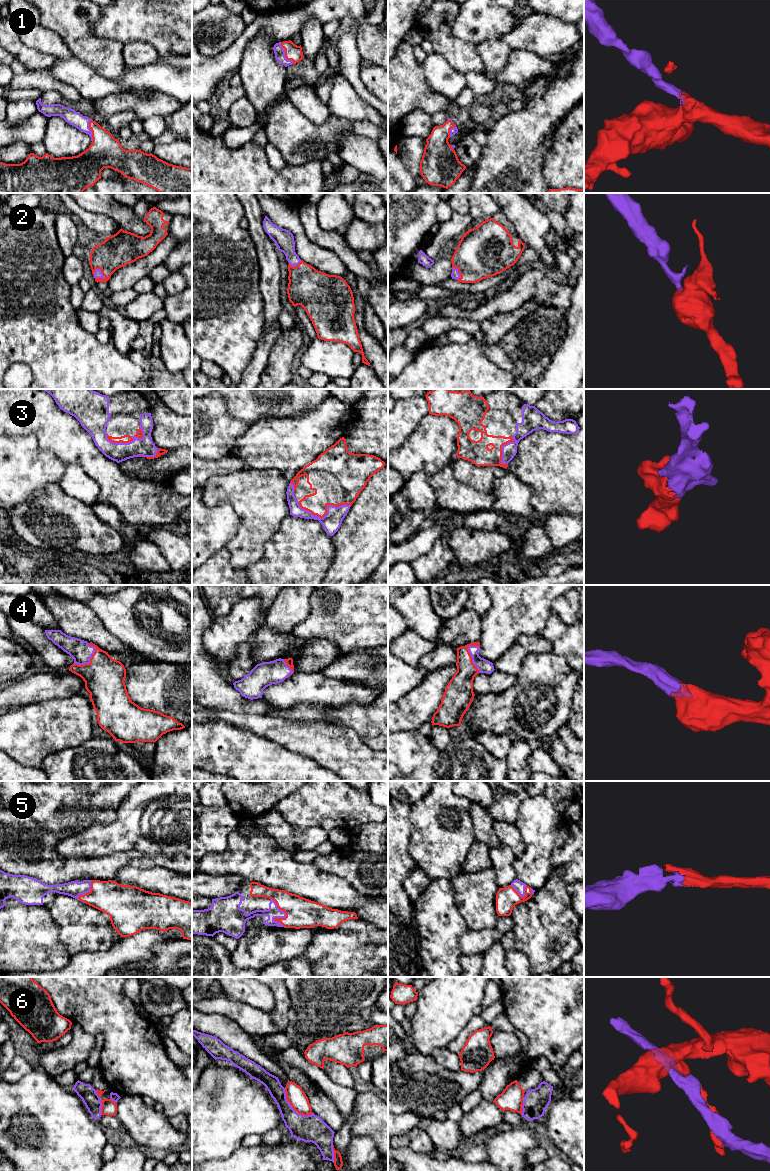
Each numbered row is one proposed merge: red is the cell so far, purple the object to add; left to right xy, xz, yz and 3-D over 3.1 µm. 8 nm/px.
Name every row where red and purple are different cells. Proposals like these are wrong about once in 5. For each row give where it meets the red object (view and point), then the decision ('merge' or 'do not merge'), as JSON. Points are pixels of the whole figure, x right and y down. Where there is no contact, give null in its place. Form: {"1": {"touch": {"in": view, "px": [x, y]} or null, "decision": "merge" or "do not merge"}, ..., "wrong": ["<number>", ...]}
{"1": {"touch": {"in": "xz", "px": [285, 54]}, "decision": "merge"}, "2": {"touch": {"in": "xy", "px": [101, 271]}, "decision": "merge"}, "3": {"touch": {"in": "yz", "px": [501, 448]}, "decision": "merge"}, "4": {"touch": {"in": "xy", "px": [90, 662]}, "decision": "merge"}, "5": {"touch": {"in": "xz", "px": [285, 917]}, "decision": "merge"}, "6": {"touch": {"in": "xz", "px": [293, 1108]}, "decision": "do not merge"}, "wrong": ["6"]}

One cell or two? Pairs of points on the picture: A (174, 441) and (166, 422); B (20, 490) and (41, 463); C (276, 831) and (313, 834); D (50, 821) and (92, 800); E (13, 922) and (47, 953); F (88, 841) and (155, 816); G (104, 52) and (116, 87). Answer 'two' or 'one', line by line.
A: one
B: one
C: one
D: one
E: one
F: one
G: two

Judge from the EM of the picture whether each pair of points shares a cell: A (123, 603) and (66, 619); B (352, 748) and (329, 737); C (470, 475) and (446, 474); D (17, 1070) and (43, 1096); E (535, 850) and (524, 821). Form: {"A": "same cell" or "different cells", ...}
{"A": "different cells", "B": "same cell", "C": "different cells", "D": "different cells", "E": "same cell"}

